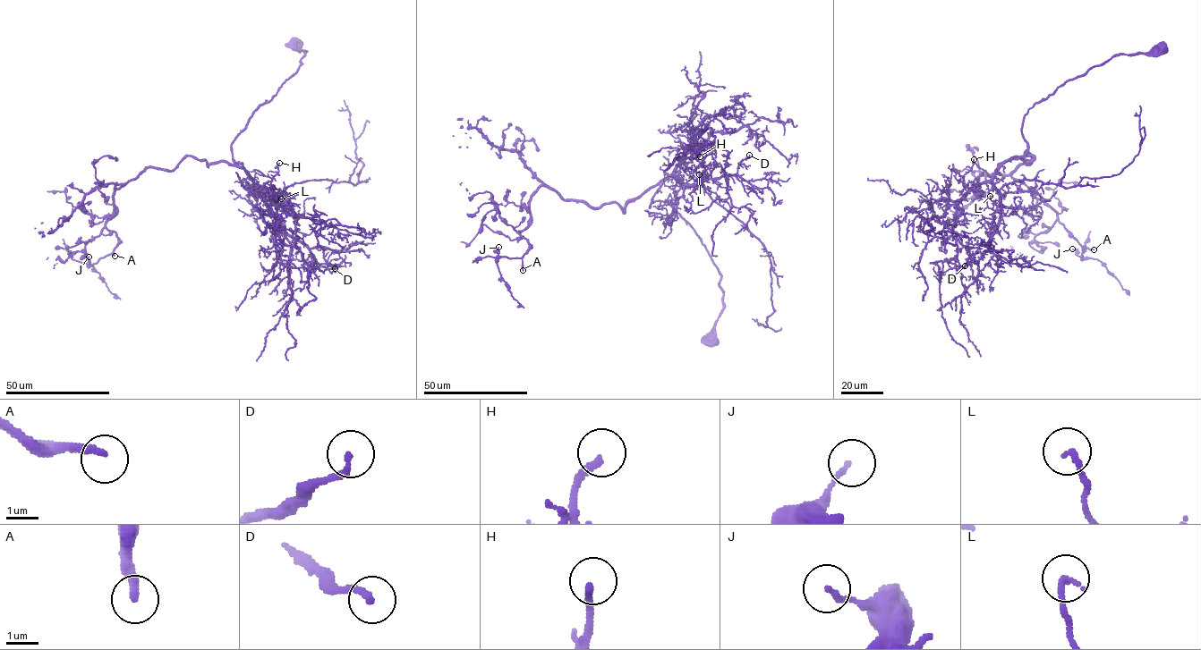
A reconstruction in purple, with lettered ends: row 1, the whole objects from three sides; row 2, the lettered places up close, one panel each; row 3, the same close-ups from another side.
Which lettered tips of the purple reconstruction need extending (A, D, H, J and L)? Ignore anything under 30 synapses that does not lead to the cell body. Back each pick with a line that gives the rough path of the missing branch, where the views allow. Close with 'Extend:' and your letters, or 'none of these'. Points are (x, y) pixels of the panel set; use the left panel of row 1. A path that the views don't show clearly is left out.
A: course (114, 256), (127, 269), (126, 281), (138, 290)
Extend: A

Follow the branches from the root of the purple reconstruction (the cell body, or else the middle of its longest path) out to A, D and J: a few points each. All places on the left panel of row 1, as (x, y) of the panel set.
A: (293, 45), (302, 63), (231, 145), (244, 169), (190, 156), (147, 167), (114, 190), (114, 256)
D: (293, 45), (302, 63), (253, 113), (232, 158), (281, 226), (321, 246), (335, 268)
J: (293, 45), (302, 63), (231, 145), (244, 169), (147, 167), (114, 190), (118, 244), (89, 257)

